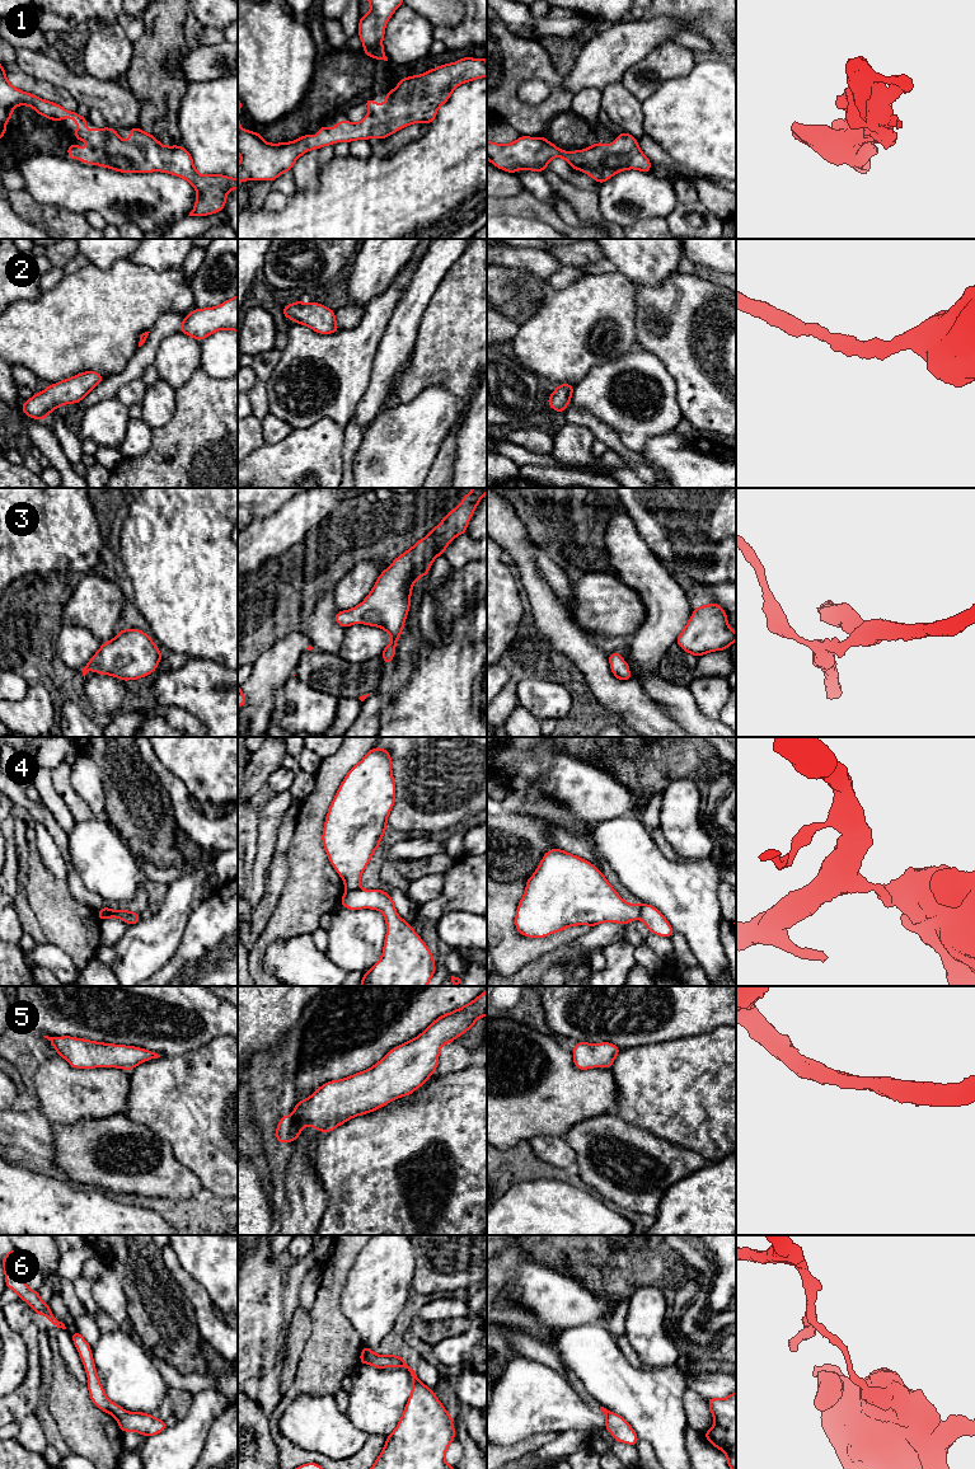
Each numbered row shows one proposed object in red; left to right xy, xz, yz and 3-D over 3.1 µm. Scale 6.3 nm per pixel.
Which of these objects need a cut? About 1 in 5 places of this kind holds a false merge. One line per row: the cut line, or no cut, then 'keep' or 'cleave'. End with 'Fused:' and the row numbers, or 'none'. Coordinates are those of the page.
1: no cut | keep
2: no cut | keep
3: no cut | keep
4: xz (357, 887), (346, 890) | cleave
5: no cut | keep
6: xz (376, 1353), (368, 1362) | cleave
Fused: 4, 6

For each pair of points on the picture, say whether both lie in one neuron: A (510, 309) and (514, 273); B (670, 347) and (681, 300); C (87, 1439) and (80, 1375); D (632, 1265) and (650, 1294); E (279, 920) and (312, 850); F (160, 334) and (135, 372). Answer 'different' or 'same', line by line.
A: same
B: same
C: different
D: different
E: same
F: same

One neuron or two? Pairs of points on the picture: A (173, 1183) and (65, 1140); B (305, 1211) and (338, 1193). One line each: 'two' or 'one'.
A: one
B: two

